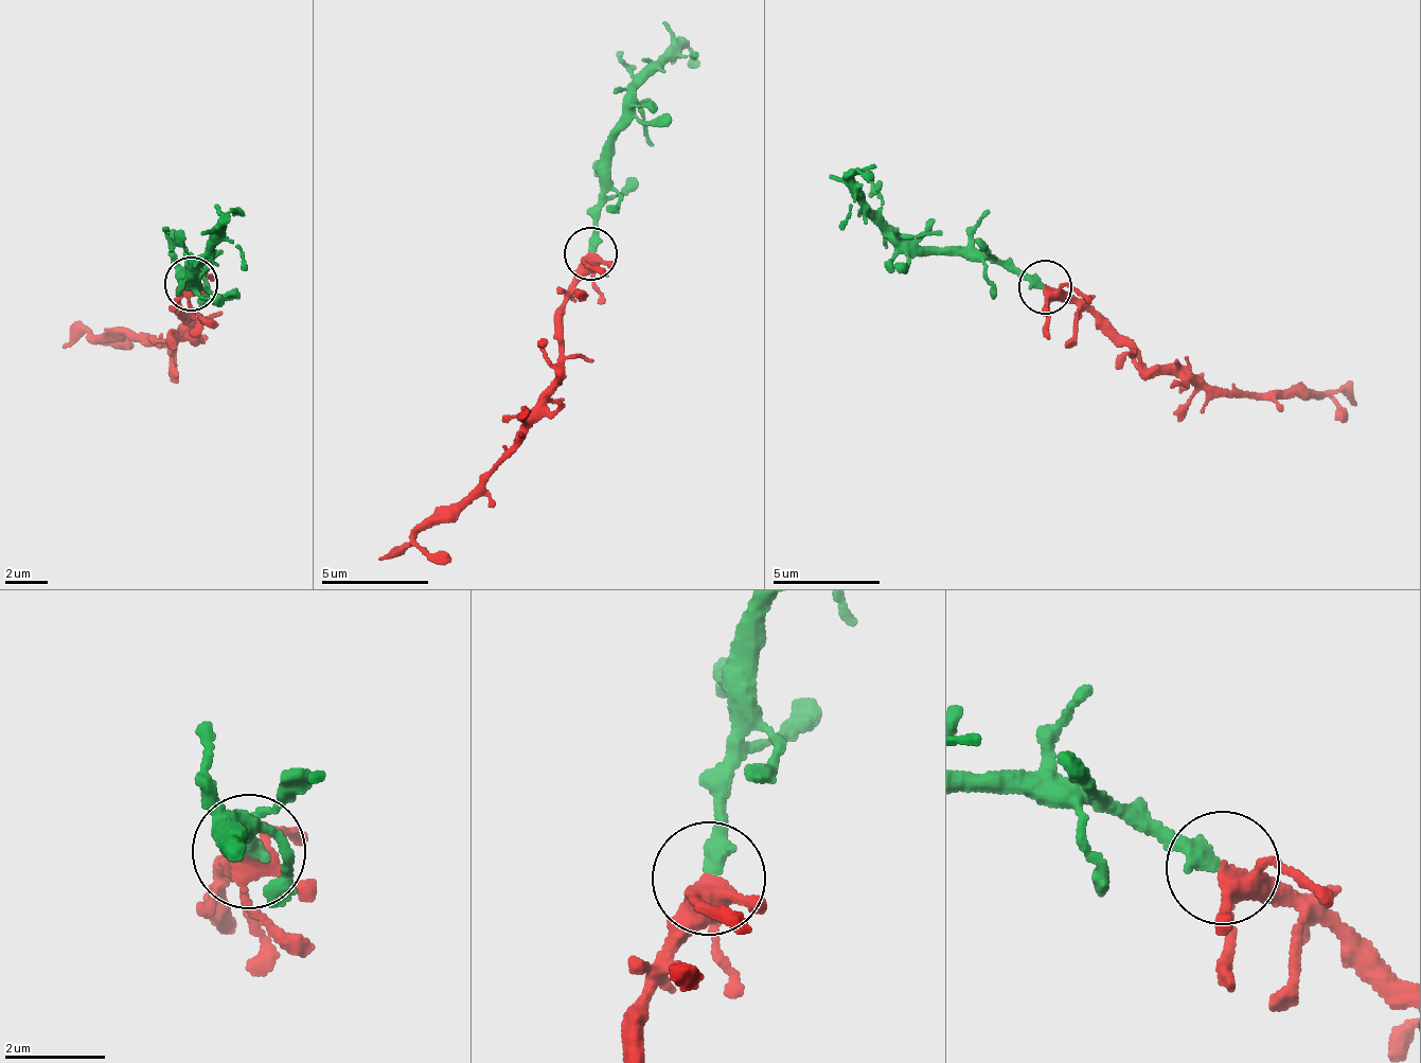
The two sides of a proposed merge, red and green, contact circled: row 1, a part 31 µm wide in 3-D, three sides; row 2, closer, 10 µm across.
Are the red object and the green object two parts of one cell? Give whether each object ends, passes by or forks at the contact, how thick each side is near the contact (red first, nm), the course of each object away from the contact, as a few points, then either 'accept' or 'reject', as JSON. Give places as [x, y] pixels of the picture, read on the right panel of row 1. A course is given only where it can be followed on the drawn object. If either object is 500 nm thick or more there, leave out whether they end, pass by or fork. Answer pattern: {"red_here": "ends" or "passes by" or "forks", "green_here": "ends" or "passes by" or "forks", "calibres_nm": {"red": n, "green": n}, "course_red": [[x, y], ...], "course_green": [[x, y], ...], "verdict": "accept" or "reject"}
{"red_here": "forks", "green_here": "ends", "calibres_nm": {"red": 340, "green": 320}, "course_red": [[1043, 288], [1059, 289], [1095, 311], [1147, 365], [1191, 374], [1217, 390], [1298, 384], [1329, 397], [1343, 420]], "course_green": [[1043, 288], [983, 258], [925, 254], [884, 224], [852, 179], [869, 181]], "verdict": "accept"}

